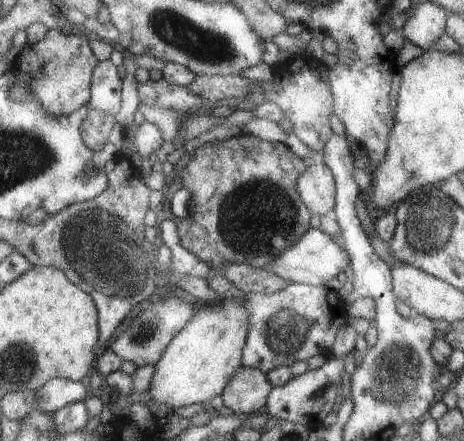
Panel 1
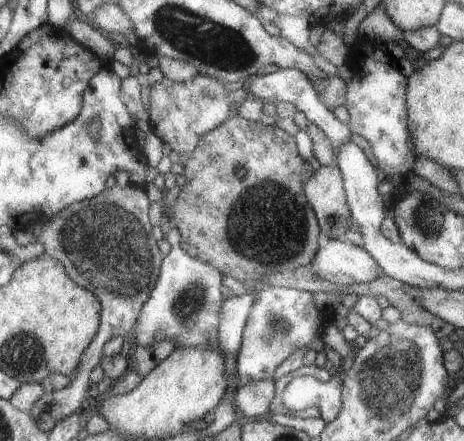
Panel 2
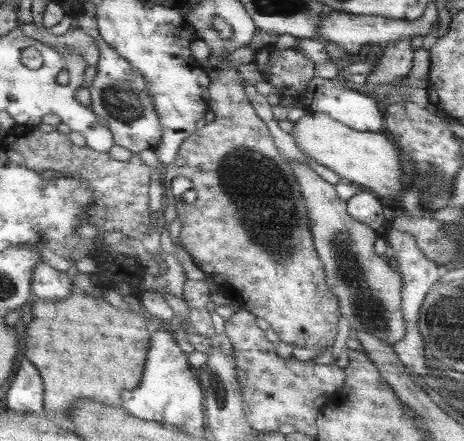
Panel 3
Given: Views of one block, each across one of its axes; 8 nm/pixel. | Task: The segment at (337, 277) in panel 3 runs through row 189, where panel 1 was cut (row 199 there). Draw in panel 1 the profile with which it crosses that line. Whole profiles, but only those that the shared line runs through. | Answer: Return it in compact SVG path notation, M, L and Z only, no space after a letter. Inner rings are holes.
M309 162L309 166L297 176L295 190L309 214L331 216L335 202L335 180L325 164Z

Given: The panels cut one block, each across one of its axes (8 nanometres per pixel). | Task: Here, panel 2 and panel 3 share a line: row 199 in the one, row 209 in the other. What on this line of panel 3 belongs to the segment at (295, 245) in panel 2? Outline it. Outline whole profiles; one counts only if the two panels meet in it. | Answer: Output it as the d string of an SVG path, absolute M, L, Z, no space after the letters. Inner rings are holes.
M223 66L217 70L219 78L211 84L211 112L215 114L215 120L203 124L199 132L181 146L177 160L165 172L163 200L165 204L177 206L183 224L179 242L195 260L197 268L201 268L205 276L217 284L225 298L237 300L243 310L263 318L281 342L291 344L293 348L317 350L321 354L331 350L337 334L337 318L341 314L337 298L327 290L323 264L317 258L315 246L311 246L313 236L305 218L299 186L295 184L287 164L277 154L267 128L253 114L253 108L247 100L247 94L243 94L241 80L235 72L237 68ZM175 178L187 178L193 184L193 192L197 194L193 204L185 204L173 196L171 184Z

